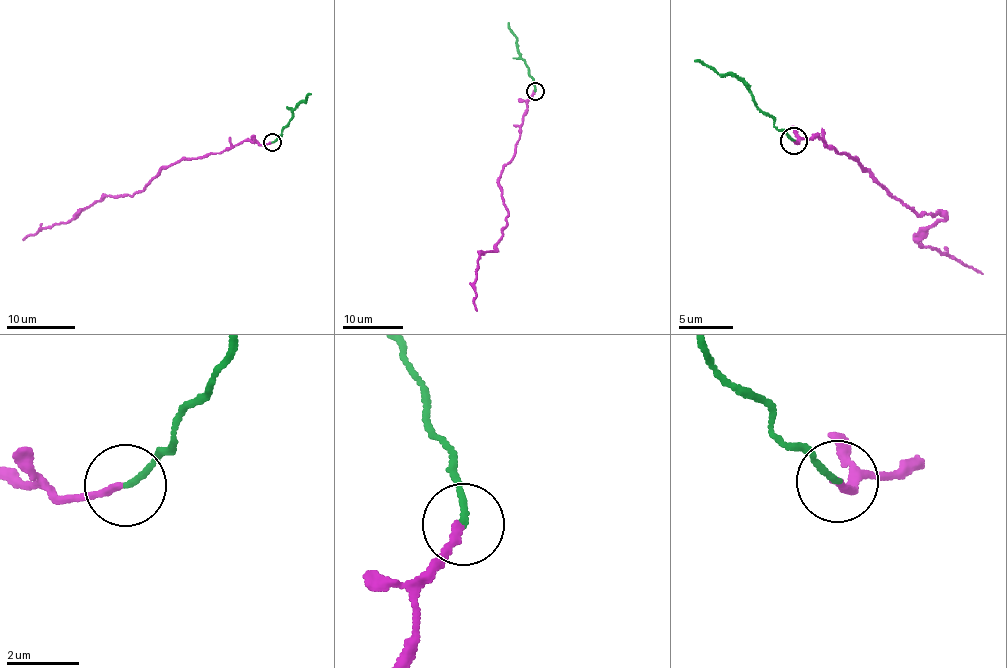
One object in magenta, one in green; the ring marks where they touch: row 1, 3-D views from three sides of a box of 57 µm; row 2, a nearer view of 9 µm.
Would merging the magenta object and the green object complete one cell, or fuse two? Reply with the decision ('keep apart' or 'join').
join

